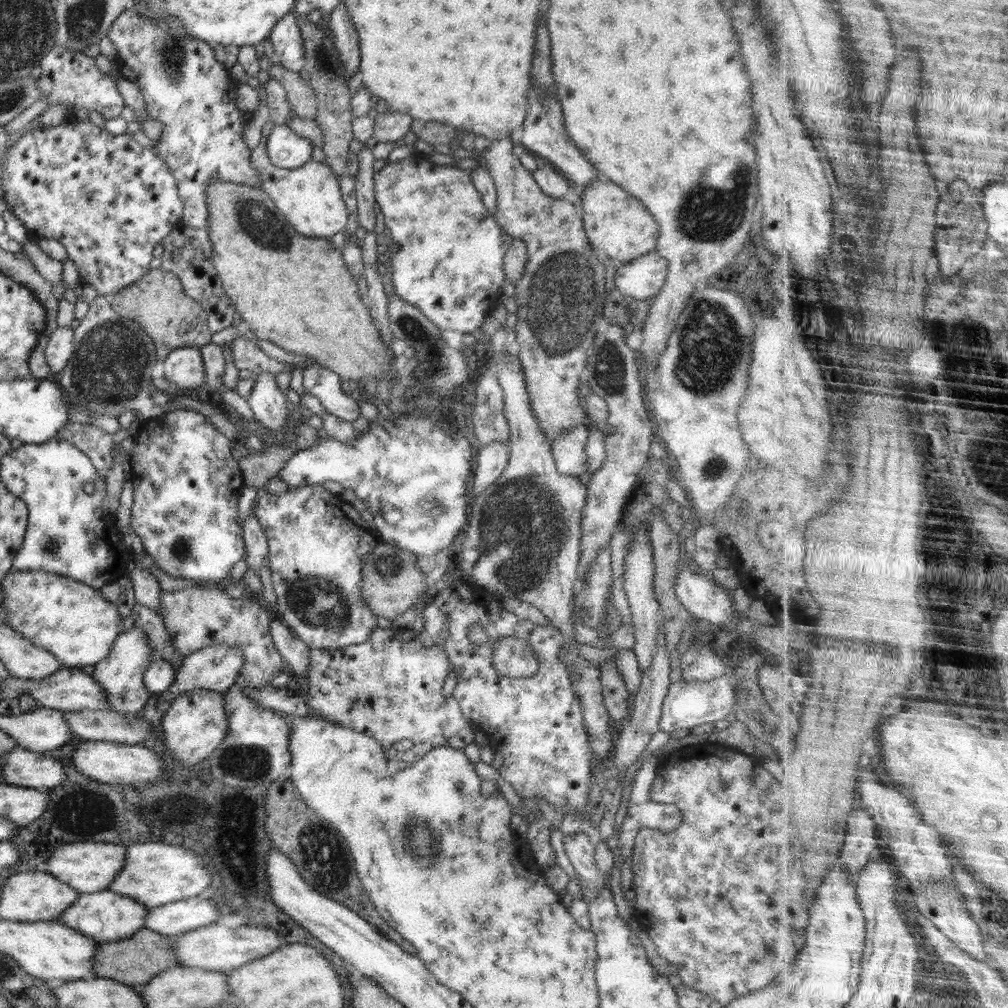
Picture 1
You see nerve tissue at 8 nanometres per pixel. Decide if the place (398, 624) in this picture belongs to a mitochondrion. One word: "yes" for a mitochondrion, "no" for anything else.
no

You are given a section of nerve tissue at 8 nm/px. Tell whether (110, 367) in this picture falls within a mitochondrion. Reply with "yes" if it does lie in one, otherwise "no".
yes

